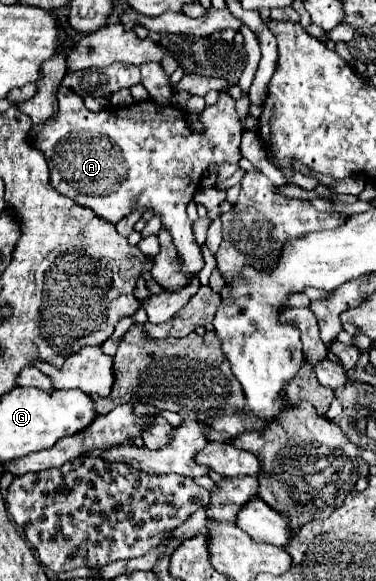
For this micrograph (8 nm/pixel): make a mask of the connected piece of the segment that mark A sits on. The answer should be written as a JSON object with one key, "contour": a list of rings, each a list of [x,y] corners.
{"contour":[[[61,86],[57,90],[57,104],[59,110],[55,116],[51,116],[45,124],[33,128],[29,132],[29,142],[39,148],[49,164],[49,184],[63,196],[73,198],[79,206],[93,210],[99,218],[103,218],[109,224],[117,224],[121,218],[131,214],[135,208],[139,210],[153,210],[161,216],[161,224],[169,230],[173,238],[173,246],[177,248],[177,258],[181,260],[181,272],[189,278],[195,278],[205,262],[199,250],[199,244],[193,238],[191,232],[191,220],[185,214],[187,204],[193,200],[195,192],[201,188],[201,176],[207,170],[209,164],[221,164],[231,162],[237,164],[241,160],[239,144],[241,144],[241,124],[235,110],[235,100],[221,92],[215,106],[209,106],[201,112],[201,122],[205,124],[205,134],[197,134],[189,128],[187,118],[181,110],[173,106],[159,106],[151,100],[137,102],[131,106],[119,106],[119,108],[105,108],[101,112],[91,112],[85,108],[83,98],[71,92],[69,88]]]}

